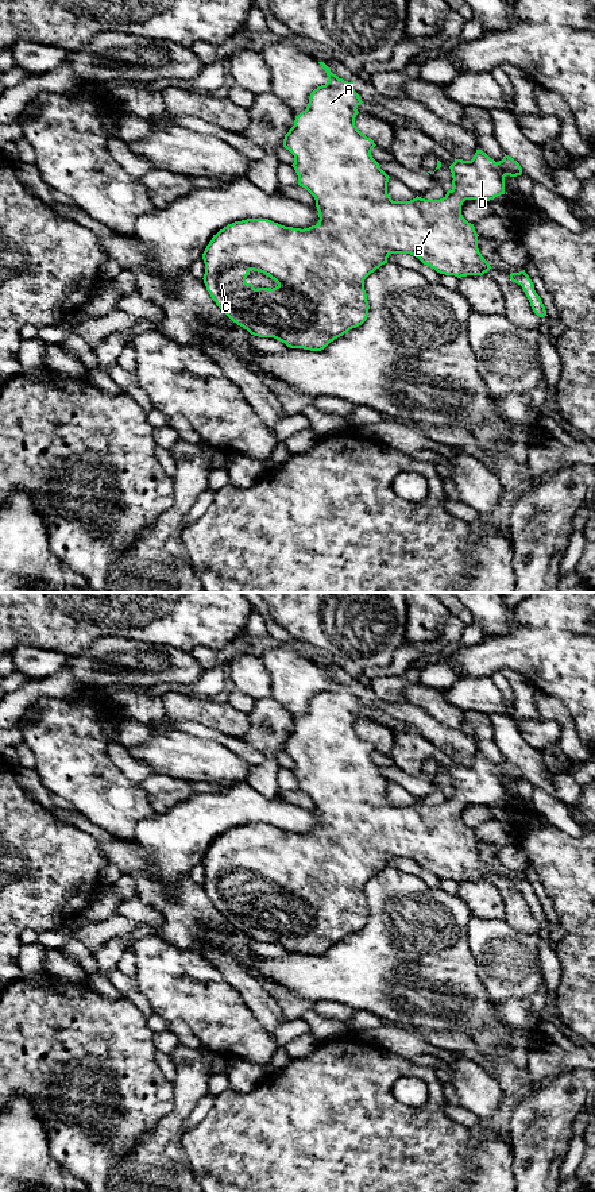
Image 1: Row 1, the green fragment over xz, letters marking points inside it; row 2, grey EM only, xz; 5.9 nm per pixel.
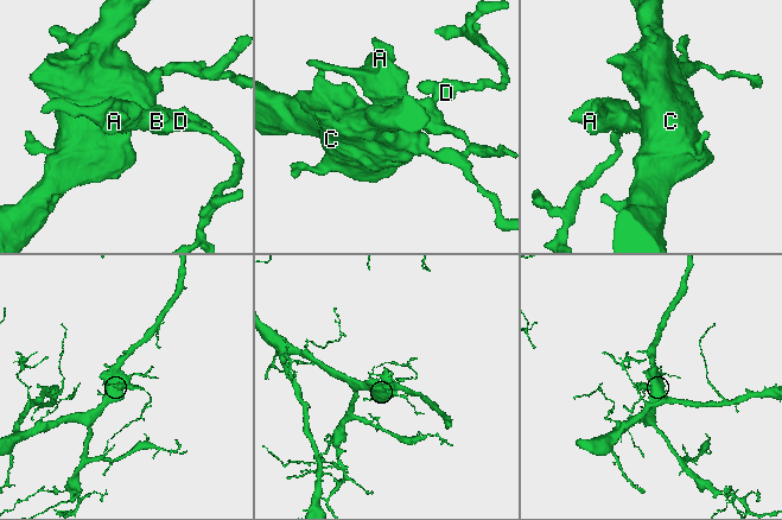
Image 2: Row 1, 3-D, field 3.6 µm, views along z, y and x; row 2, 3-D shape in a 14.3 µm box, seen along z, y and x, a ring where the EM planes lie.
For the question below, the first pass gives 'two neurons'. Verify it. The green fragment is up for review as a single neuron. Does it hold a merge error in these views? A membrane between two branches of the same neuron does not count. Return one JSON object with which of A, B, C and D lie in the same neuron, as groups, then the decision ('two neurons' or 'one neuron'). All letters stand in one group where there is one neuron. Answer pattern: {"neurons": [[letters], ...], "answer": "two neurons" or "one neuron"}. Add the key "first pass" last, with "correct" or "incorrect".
{"neurons": [["A", "B", "C", "D"]], "answer": "one neuron", "first pass": "incorrect"}

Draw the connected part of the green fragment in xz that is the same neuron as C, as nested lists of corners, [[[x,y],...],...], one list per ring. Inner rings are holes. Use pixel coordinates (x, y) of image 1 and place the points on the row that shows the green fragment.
[[[318,62],[328,76],[328,82],[325,85],[318,86],[310,93],[309,104],[305,111],[302,111],[298,116],[295,116],[294,126],[289,130],[283,139],[283,147],[289,150],[294,155],[294,163],[291,165],[298,175],[298,185],[305,188],[316,200],[316,207],[318,211],[318,223],[309,228],[293,228],[285,227],[278,223],[274,223],[268,219],[247,219],[242,221],[235,221],[228,224],[223,229],[220,229],[216,235],[213,235],[212,240],[206,246],[202,259],[205,263],[205,274],[204,283],[206,290],[209,292],[212,300],[216,305],[225,312],[225,315],[237,325],[247,329],[251,335],[259,337],[274,337],[282,343],[285,343],[290,348],[304,348],[310,351],[321,351],[331,342],[343,336],[349,329],[362,325],[368,317],[368,301],[364,290],[364,279],[379,269],[382,265],[387,263],[387,258],[390,254],[410,254],[418,258],[424,265],[430,266],[440,274],[455,275],[457,278],[467,275],[483,275],[487,273],[491,266],[482,256],[478,248],[478,234],[475,231],[474,224],[468,223],[461,215],[461,205],[465,200],[494,200],[495,197],[505,194],[505,177],[517,177],[522,174],[522,169],[517,161],[511,157],[506,155],[502,161],[495,162],[482,150],[476,150],[474,158],[471,161],[456,159],[449,166],[452,173],[452,189],[447,192],[447,194],[440,200],[425,200],[421,197],[416,197],[410,201],[393,201],[387,194],[387,182],[389,175],[380,169],[379,163],[372,158],[371,151],[376,146],[372,139],[367,138],[362,134],[355,126],[355,117],[359,113],[358,107],[363,103],[359,94],[353,89],[353,82],[344,81],[333,74],[329,67],[324,62]],[[260,271],[274,279],[278,285],[275,288],[258,288],[255,289],[252,283],[247,283],[246,278],[248,273]]]

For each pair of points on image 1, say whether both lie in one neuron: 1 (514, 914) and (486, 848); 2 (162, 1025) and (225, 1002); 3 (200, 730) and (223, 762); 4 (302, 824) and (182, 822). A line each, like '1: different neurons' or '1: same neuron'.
1: same neuron
2: different neurons
3: different neurons
4: same neuron

